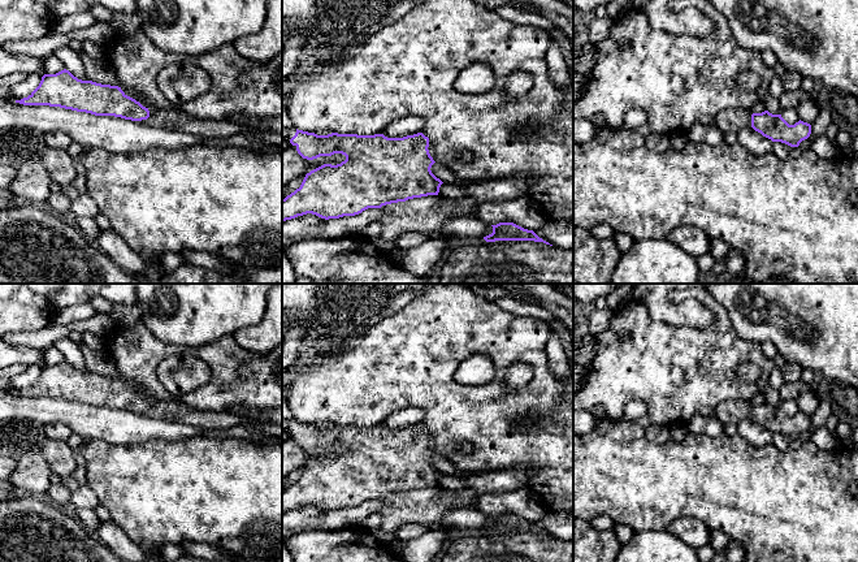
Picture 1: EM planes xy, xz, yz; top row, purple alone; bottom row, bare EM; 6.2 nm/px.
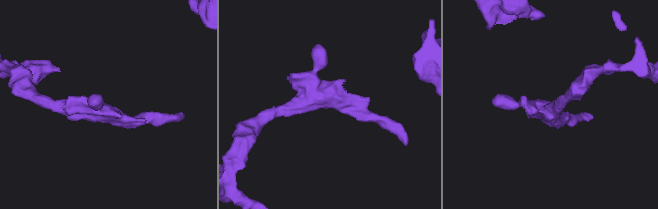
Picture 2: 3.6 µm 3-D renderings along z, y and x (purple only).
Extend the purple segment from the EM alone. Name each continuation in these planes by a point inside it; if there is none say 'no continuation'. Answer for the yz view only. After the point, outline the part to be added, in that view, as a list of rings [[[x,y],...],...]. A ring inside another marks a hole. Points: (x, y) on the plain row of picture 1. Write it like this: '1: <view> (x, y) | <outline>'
1: yz (732, 411) | [[[728,399],[719,405],[715,416],[724,424],[738,424],[741,420],[751,419],[751,402],[745,399]]]

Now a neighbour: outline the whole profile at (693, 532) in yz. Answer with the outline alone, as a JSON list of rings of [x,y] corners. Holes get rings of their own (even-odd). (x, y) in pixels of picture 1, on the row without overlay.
[[[679,518],[667,527],[667,531],[696,550],[710,542],[711,531],[702,522],[693,518]]]

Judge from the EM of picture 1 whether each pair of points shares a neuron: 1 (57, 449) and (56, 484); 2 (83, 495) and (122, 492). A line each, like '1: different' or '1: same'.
1: same
2: different

